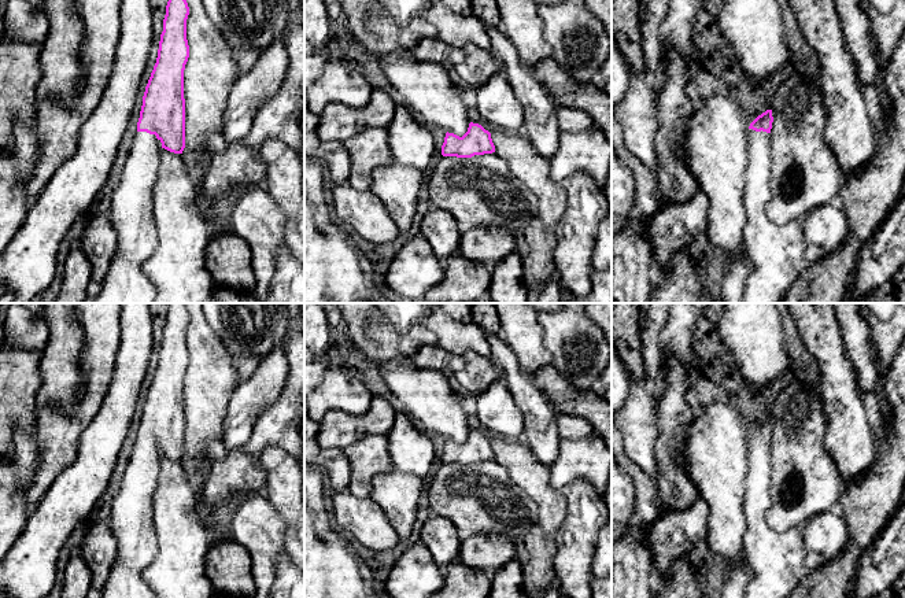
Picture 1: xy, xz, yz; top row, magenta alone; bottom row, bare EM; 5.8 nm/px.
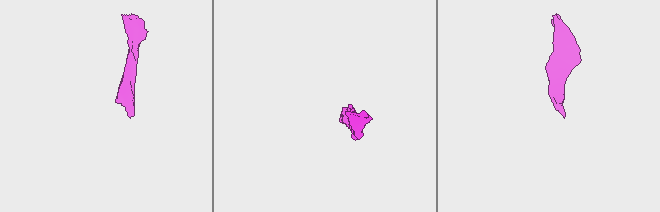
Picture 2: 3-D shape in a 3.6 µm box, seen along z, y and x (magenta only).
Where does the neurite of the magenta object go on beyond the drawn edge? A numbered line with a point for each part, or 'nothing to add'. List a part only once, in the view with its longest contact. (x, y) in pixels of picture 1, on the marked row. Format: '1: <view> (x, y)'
1: xy (130, 214)

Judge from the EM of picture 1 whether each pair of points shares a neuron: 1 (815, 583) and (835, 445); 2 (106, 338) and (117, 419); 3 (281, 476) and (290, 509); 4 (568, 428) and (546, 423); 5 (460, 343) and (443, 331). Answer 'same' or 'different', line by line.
1: different
2: different
3: same
4: different
5: same

